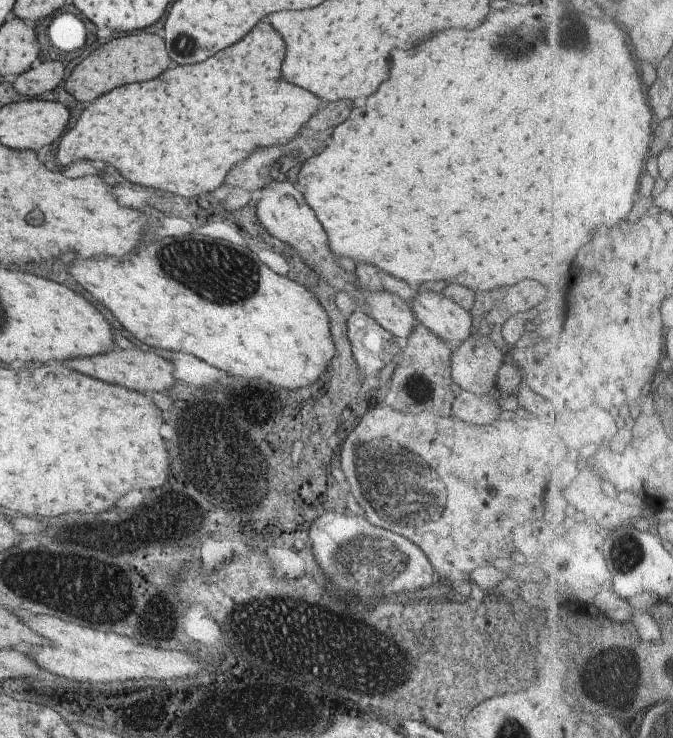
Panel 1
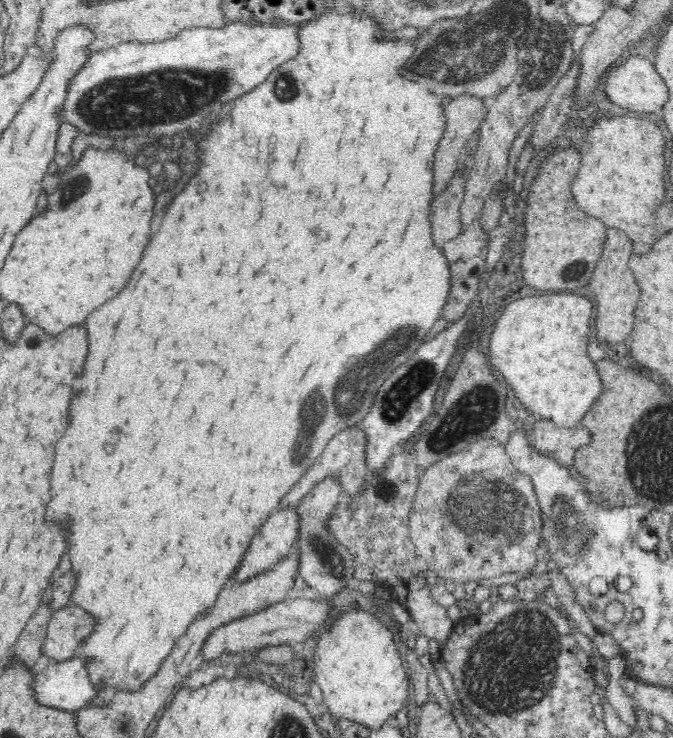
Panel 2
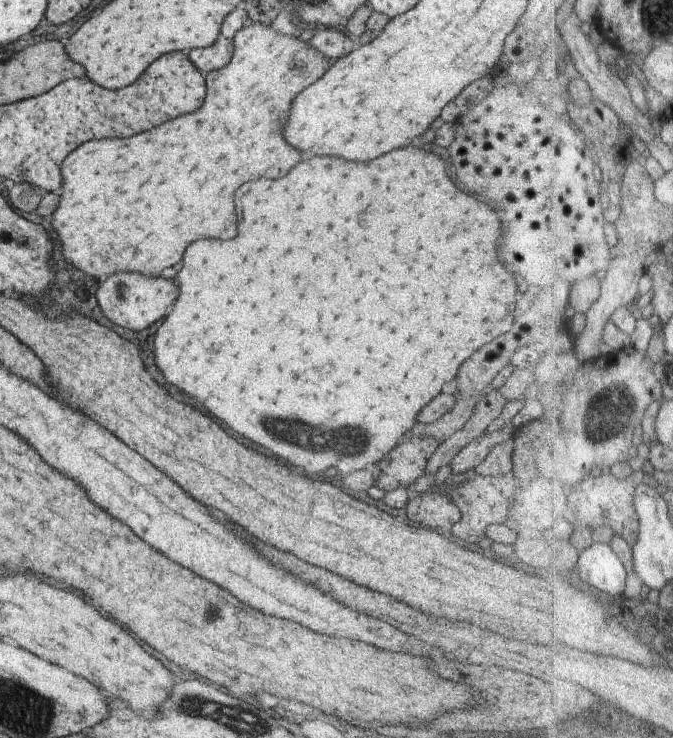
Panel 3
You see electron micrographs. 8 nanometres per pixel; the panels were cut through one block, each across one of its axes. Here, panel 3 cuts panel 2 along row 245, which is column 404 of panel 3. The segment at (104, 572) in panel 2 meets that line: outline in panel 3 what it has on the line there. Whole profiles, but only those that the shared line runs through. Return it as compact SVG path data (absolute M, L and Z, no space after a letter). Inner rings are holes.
M407 146L407 148L393 150L393 152L385 154L385 156L379 156L375 160L367 162L367 164L357 164L357 162L347 162L347 160L341 160L341 158L321 156L321 158L315 158L313 164L299 162L297 166L293 166L293 170L289 170L279 180L255 180L255 182L247 182L247 184L239 186L235 190L235 194L233 194L233 204L235 204L235 214L237 214L237 234L235 234L235 238L227 240L227 242L213 240L213 244L211 244L211 240L197 240L197 242L189 244L189 248L183 252L181 270L177 272L179 294L177 294L177 300L175 300L169 316L165 316L163 324L157 328L155 342L153 342L153 360L155 360L155 366L159 368L161 376L165 378L165 382L169 382L177 390L185 392L193 400L203 404L213 418L221 420L235 434L243 436L245 440L249 440L249 442L253 442L257 446L263 446L263 448L271 450L275 456L279 456L283 460L289 460L289 464L293 464L295 468L301 468L307 474L319 474L319 472L334 470L339 471L344 476L352 470L365 469L365 466L369 466L369 463L376 463L383 454L400 442L401 438L411 430L411 427L417 424L416 418L419 410L440 393L439 390L441 390L441 386L445 382L450 382L455 378L455 372L457 372L457 368L461 366L461 363L464 360L469 360L469 356L480 346L493 340L496 336L507 332L511 328L512 321L516 317L518 310L531 301L524 286L506 269L500 258L500 240L502 238L503 226L500 222L499 213L493 210L488 203L478 199L474 194L469 194L465 190L456 188L457 186L449 169L449 164L446 163L443 157L439 158L439 156L430 151ZM315 174L319 174L319 188L323 188L323 190L319 190L319 204L317 204L317 192L315 192Z

